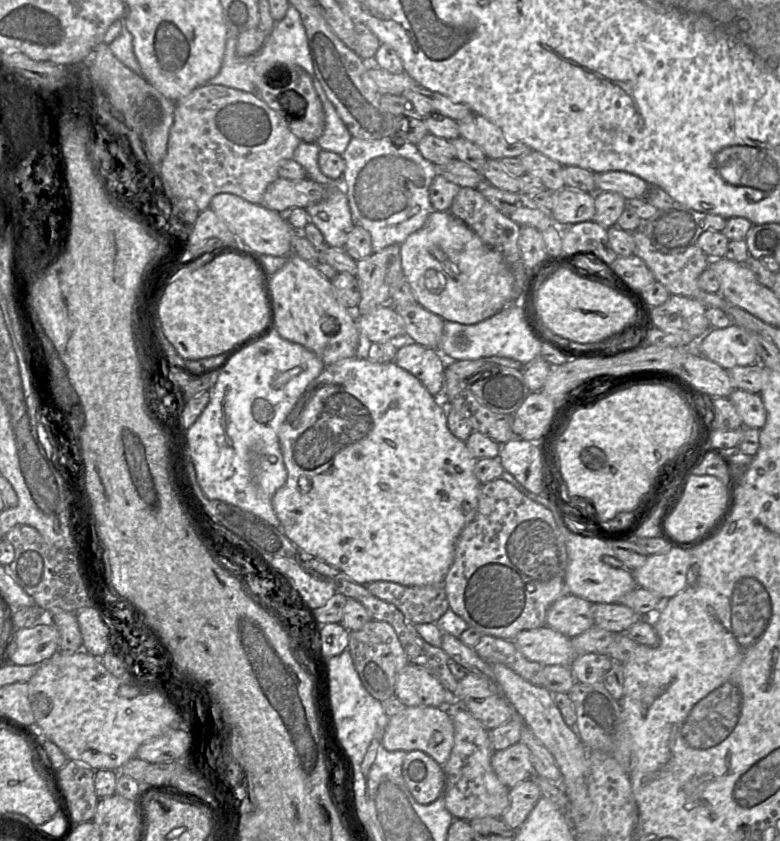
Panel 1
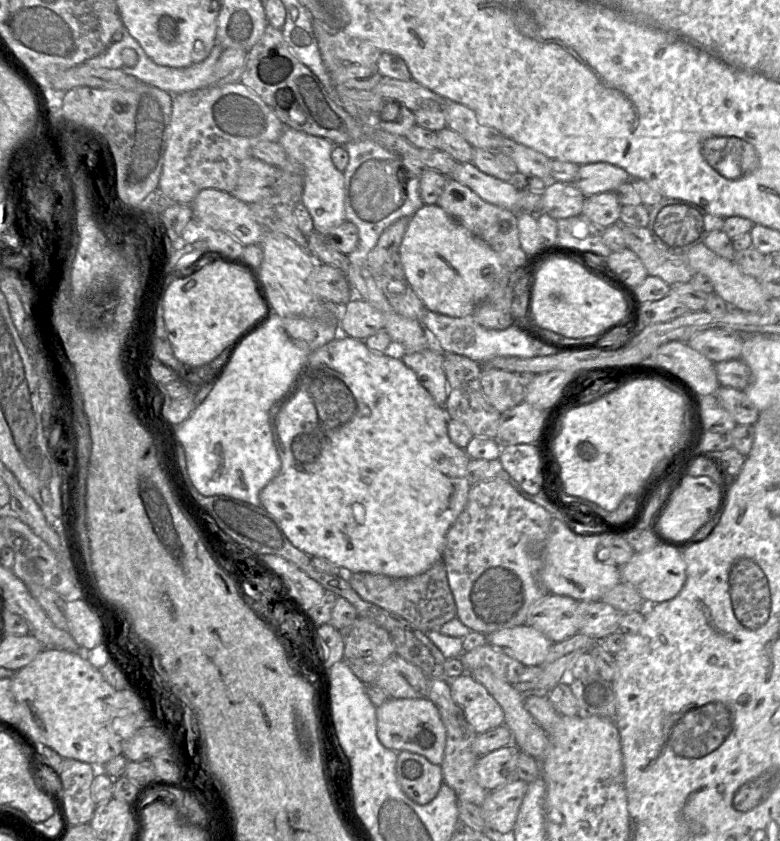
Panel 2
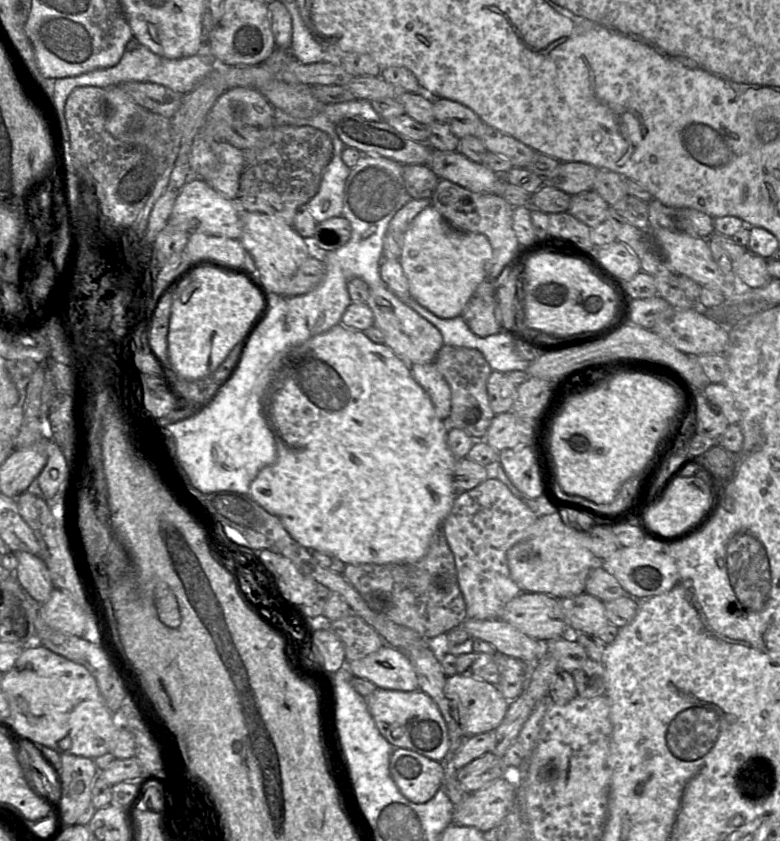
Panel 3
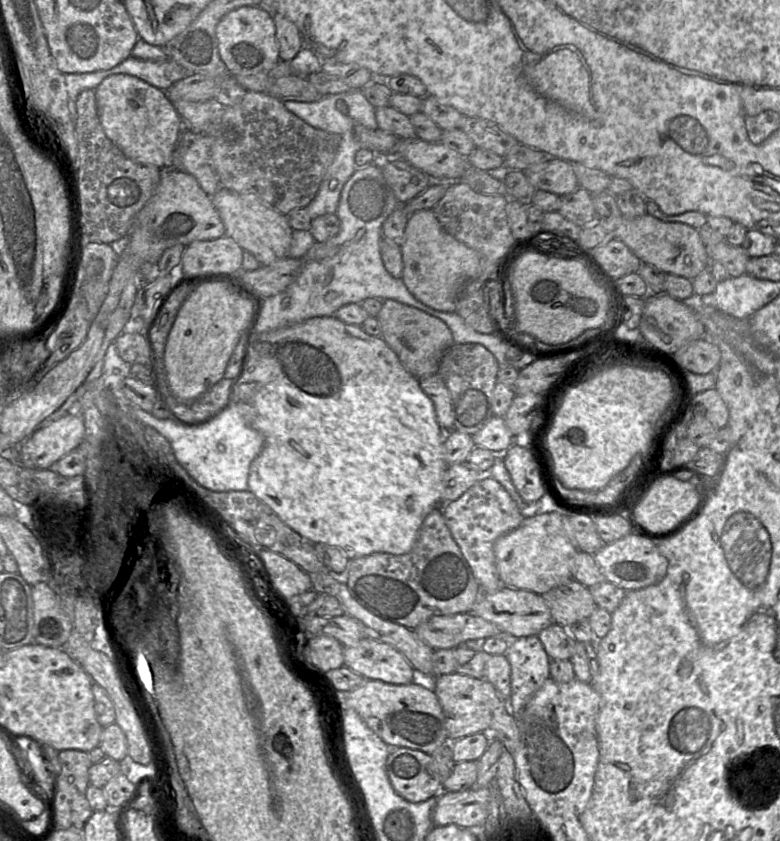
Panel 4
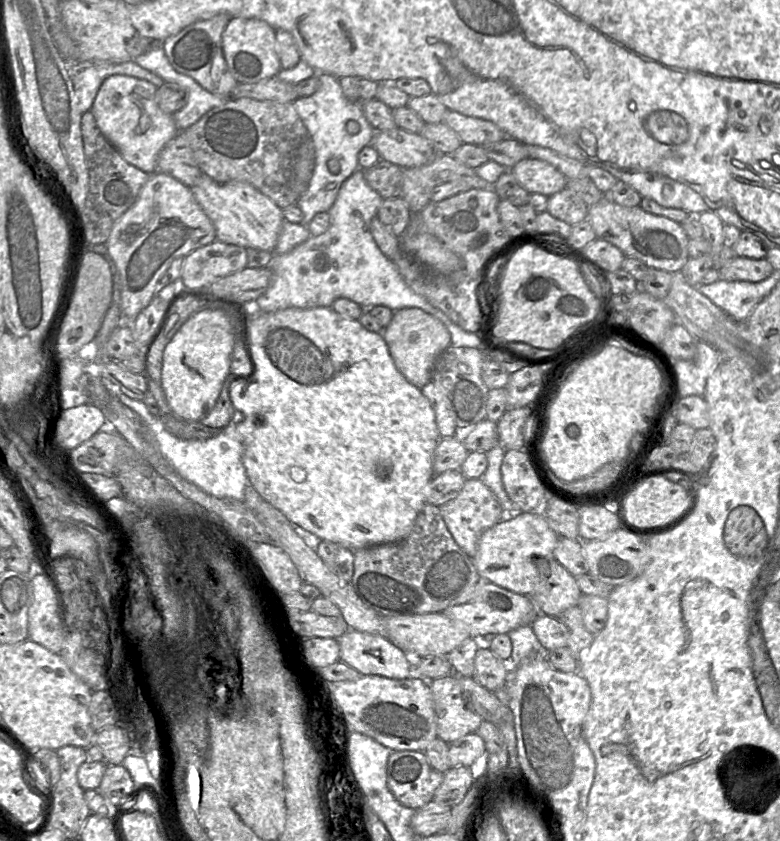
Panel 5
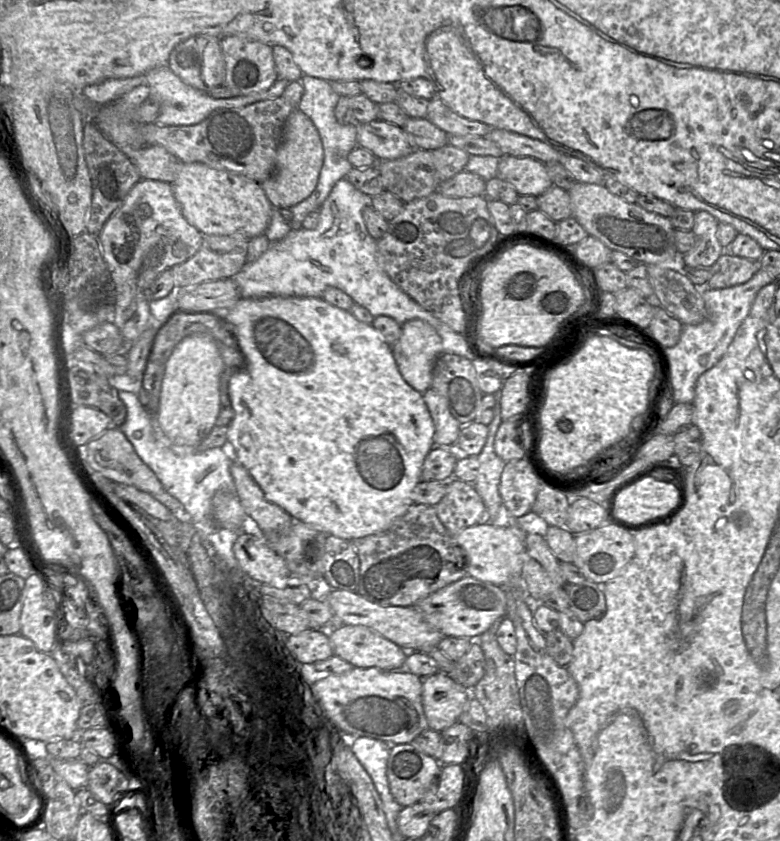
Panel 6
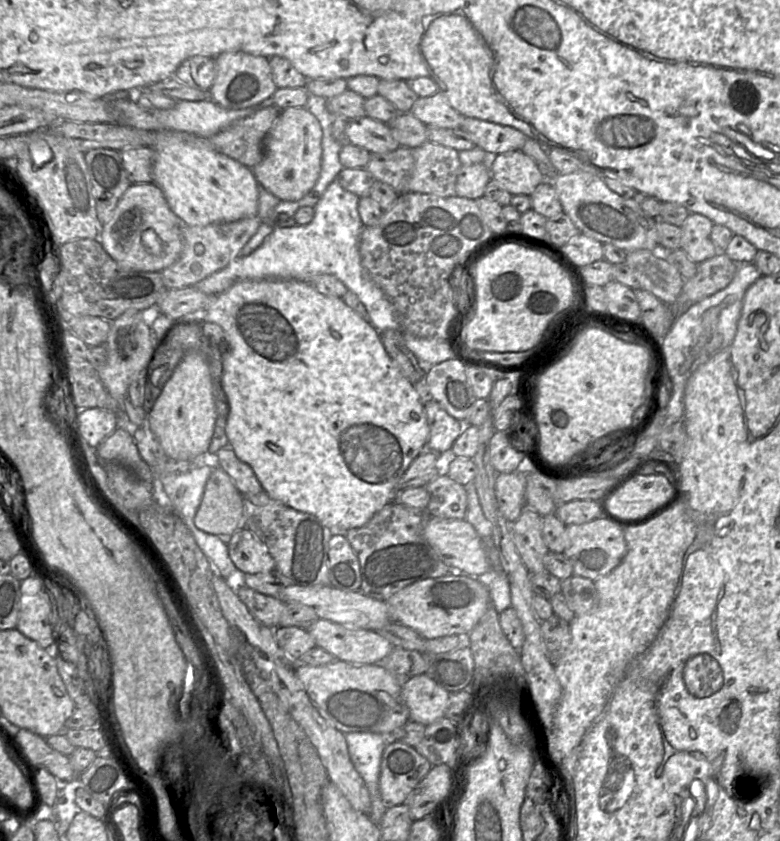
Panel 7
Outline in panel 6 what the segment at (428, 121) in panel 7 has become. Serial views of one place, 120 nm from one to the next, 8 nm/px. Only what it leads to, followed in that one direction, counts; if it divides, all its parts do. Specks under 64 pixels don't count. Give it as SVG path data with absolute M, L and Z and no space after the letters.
M434 97L429 101L426 119L448 135L484 137L492 129L484 123L472 121L458 115L438 97Z

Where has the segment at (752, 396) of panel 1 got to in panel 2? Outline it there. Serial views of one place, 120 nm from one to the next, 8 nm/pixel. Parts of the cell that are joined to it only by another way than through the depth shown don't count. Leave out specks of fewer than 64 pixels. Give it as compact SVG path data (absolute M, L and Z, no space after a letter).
M719 386L714 395L738 425L754 425L757 421L758 411L745 391Z

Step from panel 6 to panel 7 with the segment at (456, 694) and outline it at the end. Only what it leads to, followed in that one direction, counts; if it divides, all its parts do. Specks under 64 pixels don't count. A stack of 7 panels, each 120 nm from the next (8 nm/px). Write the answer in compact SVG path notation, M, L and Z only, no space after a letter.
M426 674L402 679L401 699L409 710L409 720L428 726L445 716L450 693Z

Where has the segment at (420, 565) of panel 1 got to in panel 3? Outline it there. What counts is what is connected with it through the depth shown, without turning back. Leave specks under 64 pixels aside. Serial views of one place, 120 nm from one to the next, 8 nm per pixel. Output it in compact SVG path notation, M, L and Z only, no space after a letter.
M342 323L334 326L329 331L322 333L320 335L314 336L303 344L291 349L283 361L280 362L280 367L275 375L274 379L269 381L266 389L265 399L268 406L268 418L270 418L270 426L274 435L276 443L276 460L262 468L253 481L250 484L249 495L251 498L257 502L261 507L263 507L267 512L272 515L277 516L288 533L296 540L299 544L306 547L309 550L317 550L325 552L327 554L332 554L338 559L340 559L345 564L405 564L414 563L420 560L426 553L431 541L431 538L436 530L441 529L441 525L450 512L454 499L456 497L456 492L454 489L454 466L458 458L450 450L447 444L447 432L448 423L442 420L436 413L435 407L429 397L429 395L424 391L424 389L416 382L414 379L410 365L398 357L392 350L385 344L376 344L372 342L363 331L358 331L355 329L349 329L345 327Z

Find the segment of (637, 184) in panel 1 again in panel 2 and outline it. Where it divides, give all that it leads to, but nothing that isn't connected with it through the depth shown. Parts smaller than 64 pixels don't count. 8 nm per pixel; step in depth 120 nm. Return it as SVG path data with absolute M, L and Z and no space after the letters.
M596 162L579 166L574 185L585 196L590 196L613 192L621 184L631 180L631 176L623 168L606 162Z

